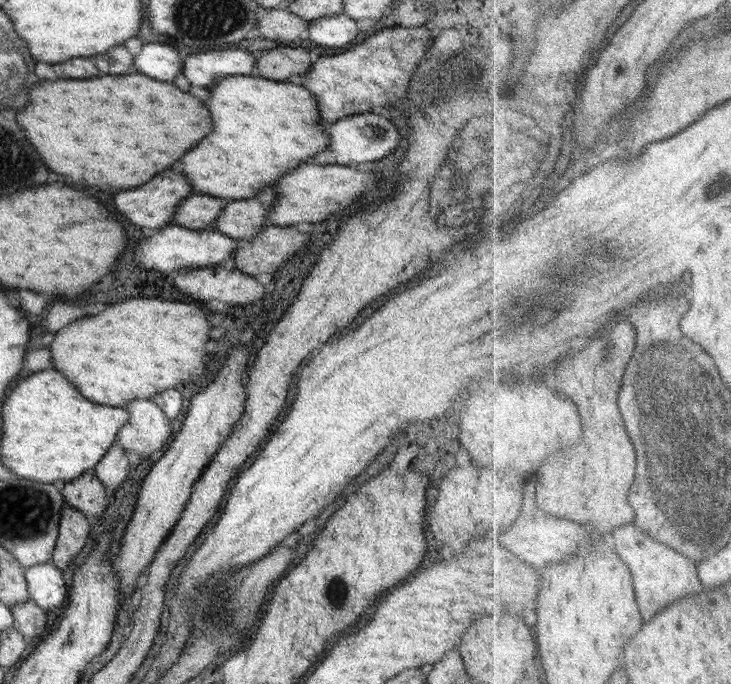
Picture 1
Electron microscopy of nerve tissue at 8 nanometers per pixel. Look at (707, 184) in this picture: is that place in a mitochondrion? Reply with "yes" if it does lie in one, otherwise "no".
yes

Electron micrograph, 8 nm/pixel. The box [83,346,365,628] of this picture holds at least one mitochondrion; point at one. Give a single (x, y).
(336, 589)

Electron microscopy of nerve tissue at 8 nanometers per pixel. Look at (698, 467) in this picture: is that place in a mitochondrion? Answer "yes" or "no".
yes

